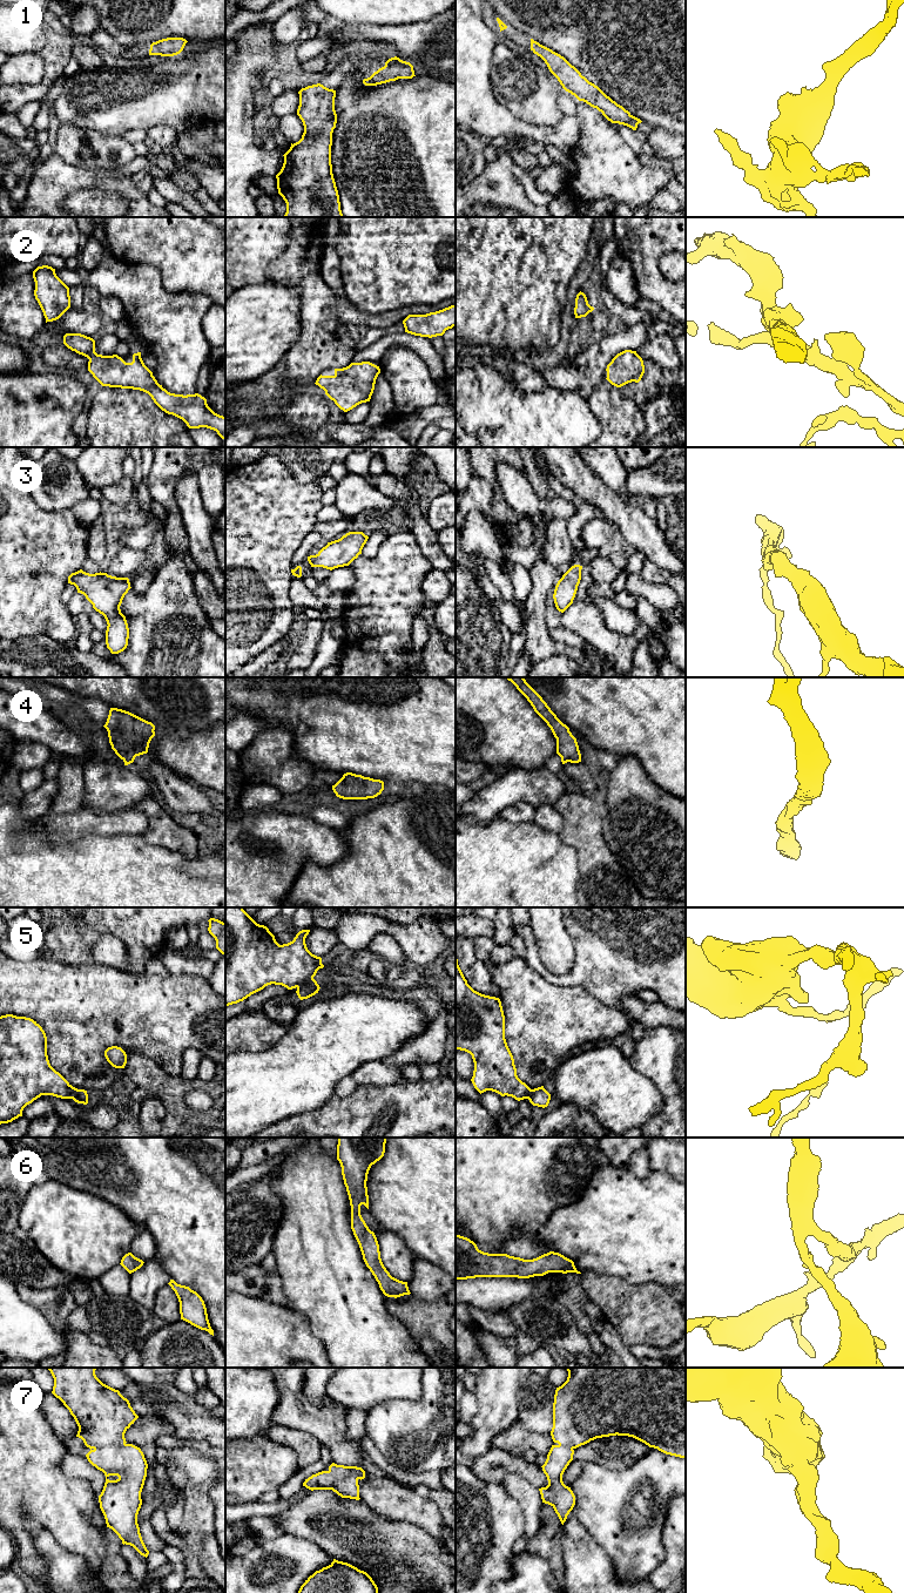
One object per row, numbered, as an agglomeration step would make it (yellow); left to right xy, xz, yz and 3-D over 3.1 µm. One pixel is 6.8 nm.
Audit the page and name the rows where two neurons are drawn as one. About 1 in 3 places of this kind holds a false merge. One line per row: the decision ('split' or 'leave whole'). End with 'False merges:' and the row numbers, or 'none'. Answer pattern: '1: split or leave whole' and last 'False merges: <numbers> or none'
1: leave whole
2: leave whole
3: leave whole
4: leave whole
5: split
6: leave whole
7: leave whole
False merges: 5

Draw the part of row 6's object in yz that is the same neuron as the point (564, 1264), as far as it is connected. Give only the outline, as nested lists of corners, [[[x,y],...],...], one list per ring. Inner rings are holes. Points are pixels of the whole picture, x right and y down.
[[[456,1234],[456,1280],[475,1277],[529,1278],[548,1273],[576,1273],[574,1262],[564,1255],[549,1251],[533,1260],[507,1254],[488,1254],[478,1249],[467,1237]]]

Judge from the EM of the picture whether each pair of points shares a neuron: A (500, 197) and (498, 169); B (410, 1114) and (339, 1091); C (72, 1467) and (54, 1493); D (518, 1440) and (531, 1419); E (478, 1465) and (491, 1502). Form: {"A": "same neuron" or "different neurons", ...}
{"A": "same neuron", "B": "different neurons", "C": "different neurons", "D": "different neurons", "E": "different neurons"}

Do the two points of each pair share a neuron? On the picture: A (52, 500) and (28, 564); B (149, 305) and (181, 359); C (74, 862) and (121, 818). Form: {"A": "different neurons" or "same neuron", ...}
{"A": "different neurons", "B": "same neuron", "C": "different neurons"}

